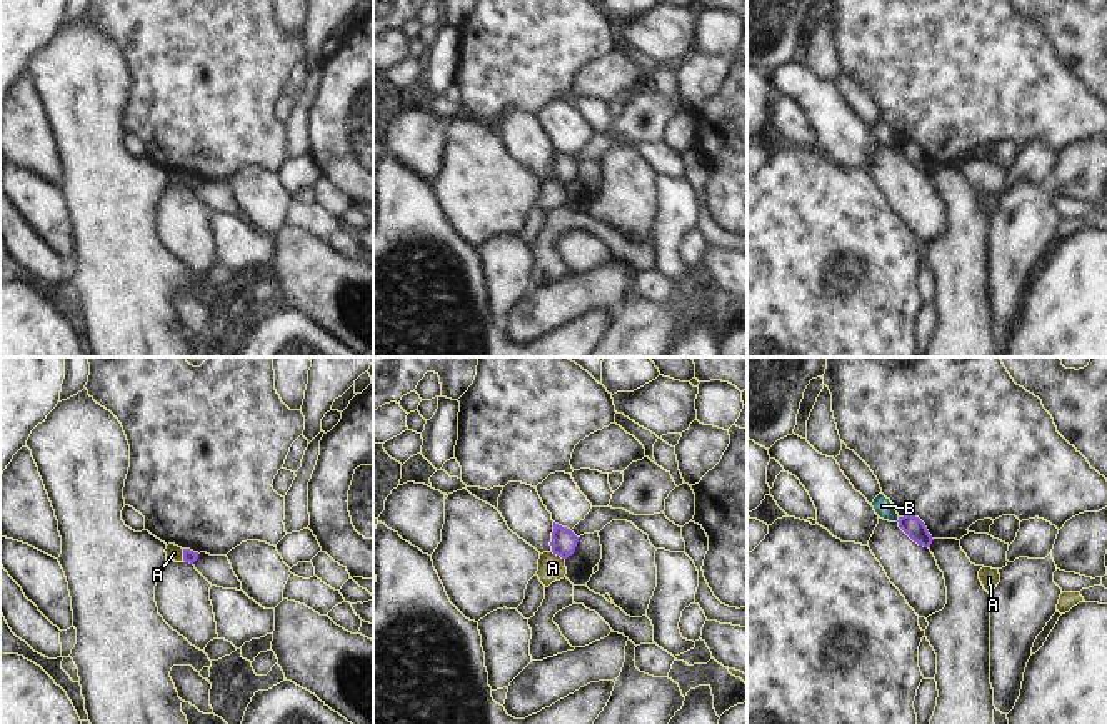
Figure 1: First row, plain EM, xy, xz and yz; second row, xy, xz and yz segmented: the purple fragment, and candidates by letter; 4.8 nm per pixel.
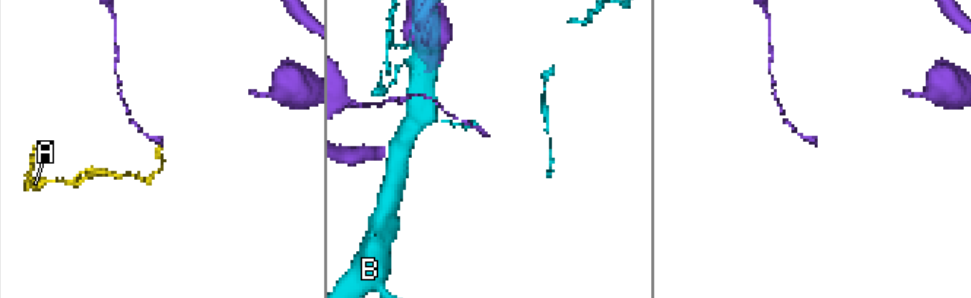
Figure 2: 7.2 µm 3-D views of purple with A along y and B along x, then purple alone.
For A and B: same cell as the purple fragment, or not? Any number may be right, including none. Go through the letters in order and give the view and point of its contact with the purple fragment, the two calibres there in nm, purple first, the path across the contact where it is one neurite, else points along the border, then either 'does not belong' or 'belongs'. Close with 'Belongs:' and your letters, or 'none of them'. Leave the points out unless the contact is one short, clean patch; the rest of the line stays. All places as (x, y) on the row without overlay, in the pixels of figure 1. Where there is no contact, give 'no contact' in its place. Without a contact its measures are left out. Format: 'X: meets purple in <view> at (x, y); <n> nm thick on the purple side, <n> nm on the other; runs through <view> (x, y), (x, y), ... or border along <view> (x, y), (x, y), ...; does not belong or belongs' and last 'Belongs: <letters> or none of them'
A: meets purple in xz at (559, 180); 120 nm thick on the purple side, 130 nm on the other; border along xz (552, 177), (564, 186); does not belong
B: meets purple in yz at (899, 145); 100 nm thick on the purple side, 90 nm on the other; border along yz (899, 144), (896, 147); does not belong
Belongs: none of them

